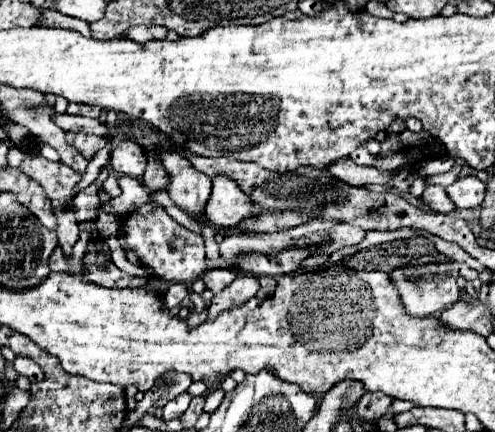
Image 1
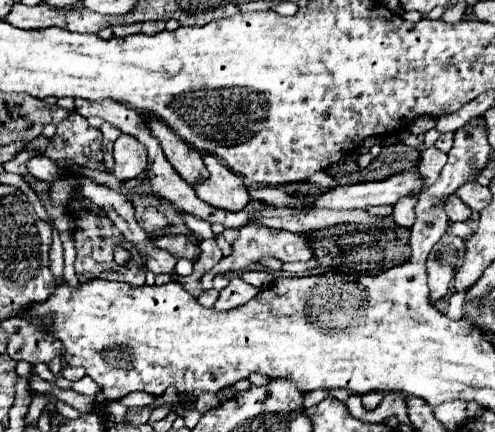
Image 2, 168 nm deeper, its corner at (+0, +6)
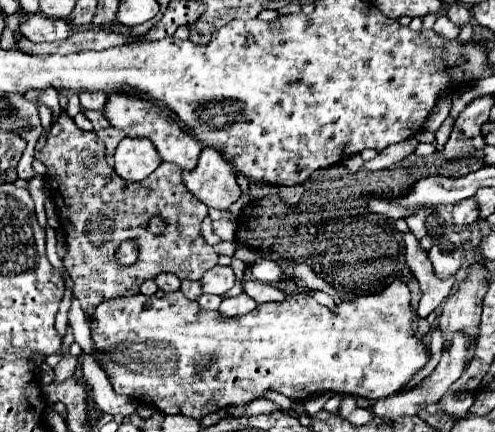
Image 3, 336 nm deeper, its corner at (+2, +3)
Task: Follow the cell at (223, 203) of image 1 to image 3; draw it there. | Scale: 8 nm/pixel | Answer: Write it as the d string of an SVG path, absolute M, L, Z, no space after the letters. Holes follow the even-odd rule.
M203 148L197 168L193 172L183 172L183 180L189 192L207 208L227 210L241 196L233 166L229 166L215 148Z

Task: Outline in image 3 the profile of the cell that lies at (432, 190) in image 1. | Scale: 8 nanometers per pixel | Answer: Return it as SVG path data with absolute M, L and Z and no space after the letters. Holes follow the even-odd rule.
M473 198L453 204L453 222L455 224L471 224L477 218L479 218L479 212L477 212L477 204L473 204Z

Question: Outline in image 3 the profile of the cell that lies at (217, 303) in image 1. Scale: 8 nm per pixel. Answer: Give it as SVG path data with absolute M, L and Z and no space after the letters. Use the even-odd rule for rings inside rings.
M241 292L239 296L223 298L223 302L221 302L221 306L219 306L219 312L221 312L223 316L235 318L235 316L243 316L243 314L251 312L255 306L257 306L257 302L255 302L253 298L249 298L245 292Z

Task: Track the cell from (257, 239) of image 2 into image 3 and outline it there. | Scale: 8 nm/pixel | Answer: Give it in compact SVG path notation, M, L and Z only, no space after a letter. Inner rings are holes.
M213 266L201 278L205 294L219 294L223 296L235 284L235 272L231 266Z

